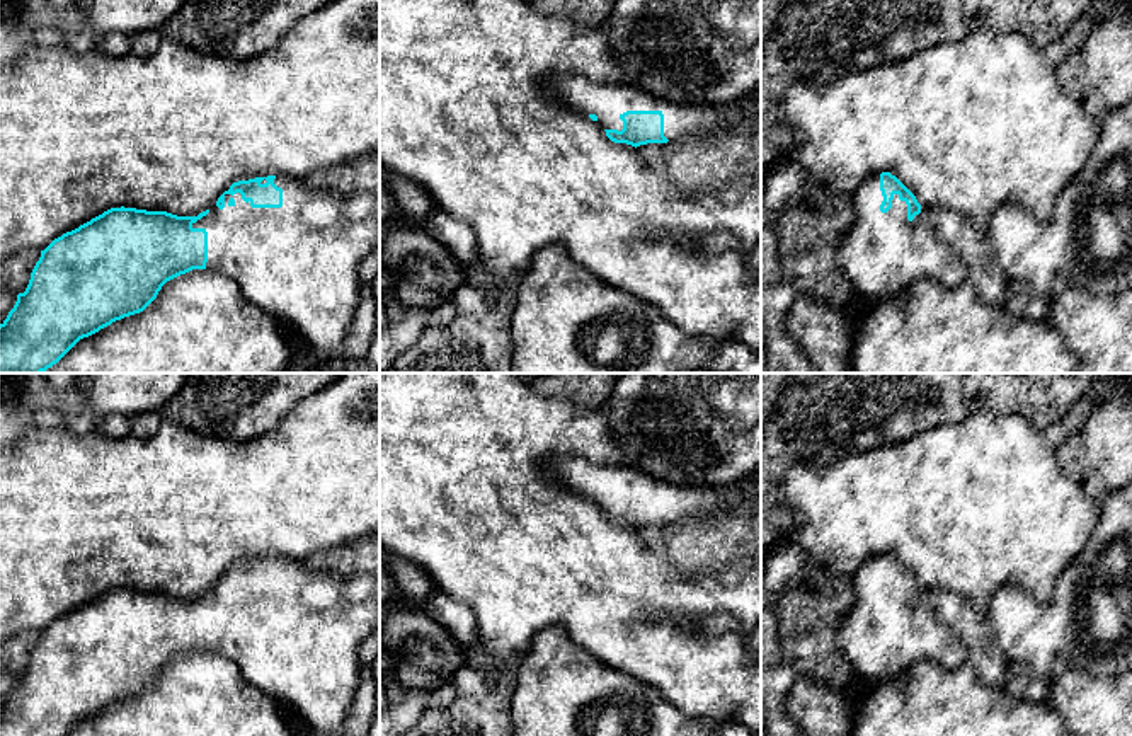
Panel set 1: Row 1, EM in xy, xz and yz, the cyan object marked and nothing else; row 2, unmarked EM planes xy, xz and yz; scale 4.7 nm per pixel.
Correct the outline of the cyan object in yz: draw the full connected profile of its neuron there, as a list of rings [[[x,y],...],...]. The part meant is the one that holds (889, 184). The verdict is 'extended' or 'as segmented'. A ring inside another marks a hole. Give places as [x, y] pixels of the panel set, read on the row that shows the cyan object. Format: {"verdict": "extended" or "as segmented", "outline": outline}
{"verdict": "extended", "outline": [[[890,172],[866,177],[853,194],[853,208],[853,227],[839,242],[838,262],[855,293],[878,302],[923,279],[948,290],[967,279],[965,261],[924,221],[916,196]]]}

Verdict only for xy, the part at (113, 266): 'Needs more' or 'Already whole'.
Needs more

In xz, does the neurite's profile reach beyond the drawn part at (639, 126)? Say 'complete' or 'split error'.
split error

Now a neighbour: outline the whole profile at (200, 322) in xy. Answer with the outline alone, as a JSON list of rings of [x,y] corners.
[[[206,267],[167,281],[143,312],[80,339],[41,373],[288,373],[296,354],[277,319],[252,305],[232,278]]]

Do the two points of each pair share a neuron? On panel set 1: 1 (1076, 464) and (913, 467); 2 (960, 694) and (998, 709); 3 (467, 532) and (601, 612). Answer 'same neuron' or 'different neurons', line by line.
1: different neurons
2: same neuron
3: same neuron

